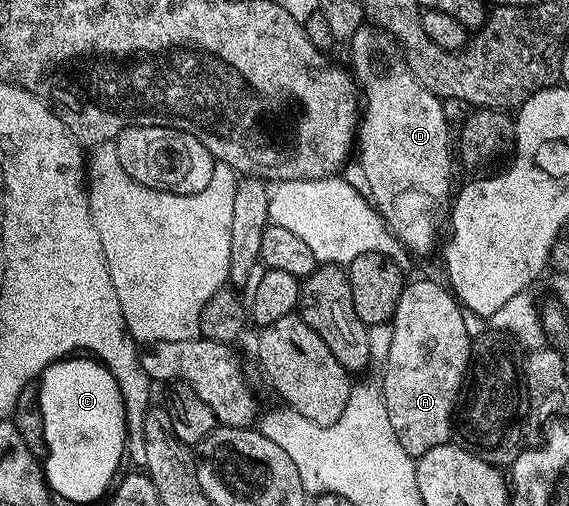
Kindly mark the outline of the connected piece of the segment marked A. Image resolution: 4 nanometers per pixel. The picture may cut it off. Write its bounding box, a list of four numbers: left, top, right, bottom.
[379,279,471,457]

